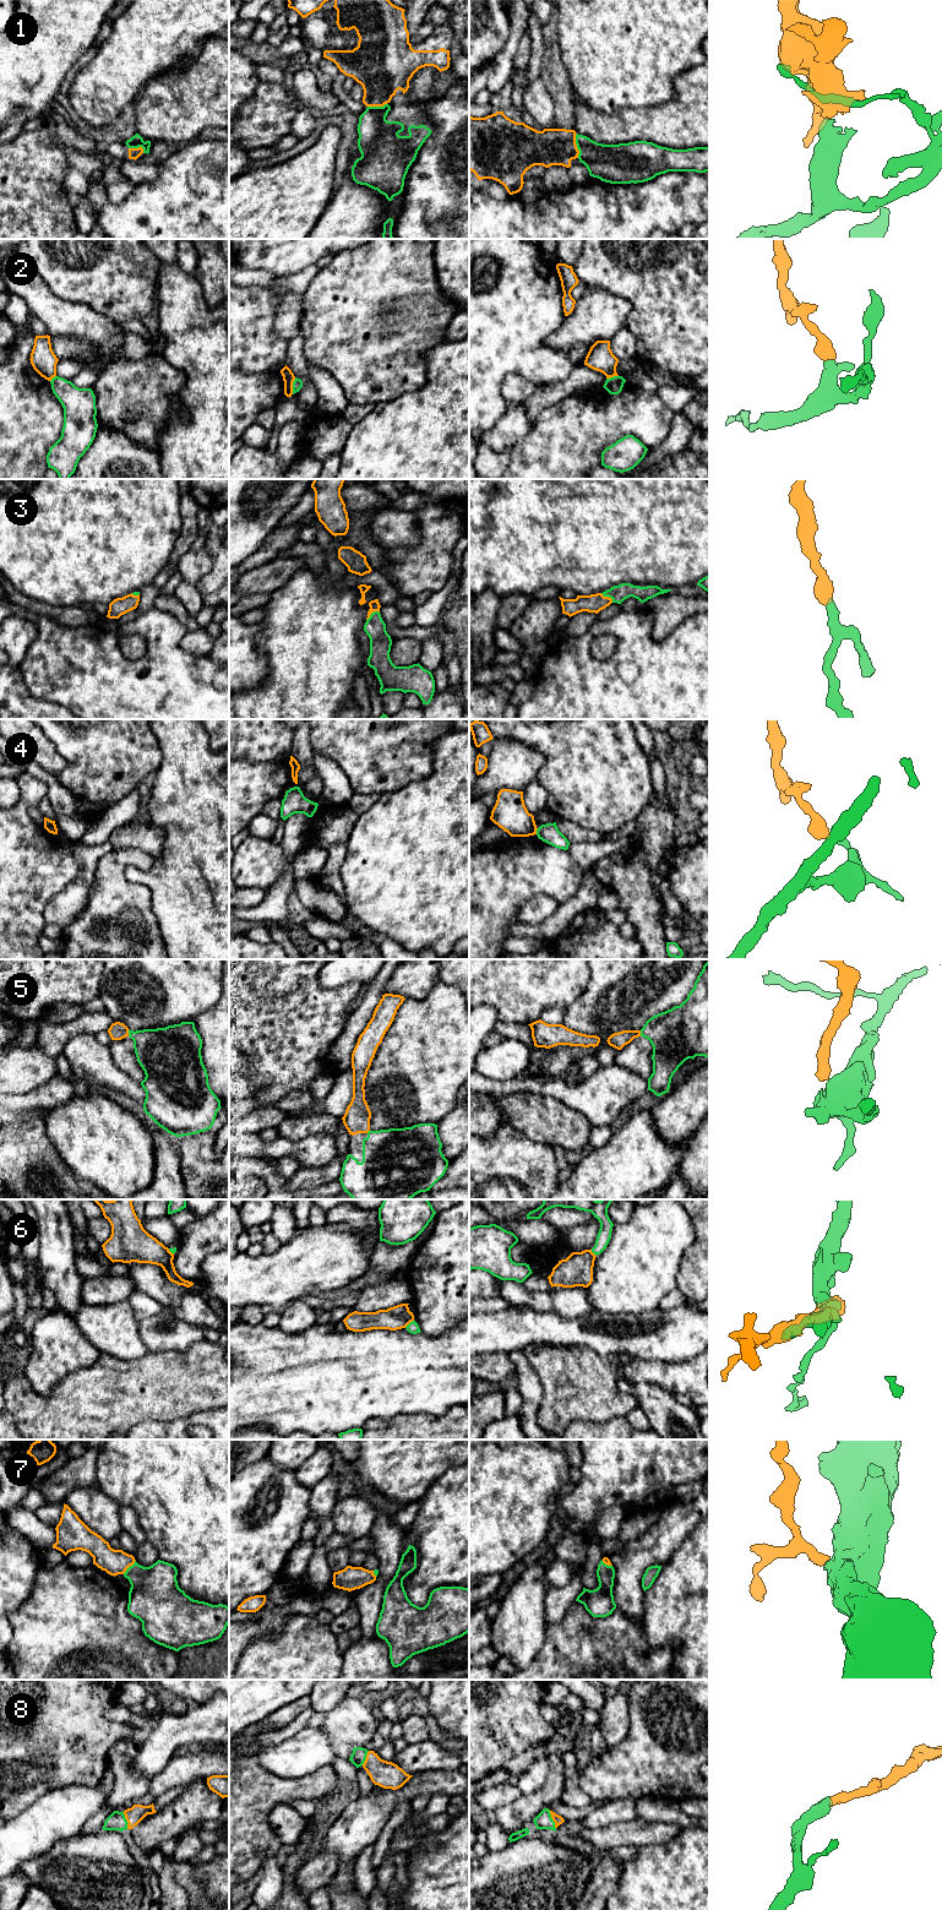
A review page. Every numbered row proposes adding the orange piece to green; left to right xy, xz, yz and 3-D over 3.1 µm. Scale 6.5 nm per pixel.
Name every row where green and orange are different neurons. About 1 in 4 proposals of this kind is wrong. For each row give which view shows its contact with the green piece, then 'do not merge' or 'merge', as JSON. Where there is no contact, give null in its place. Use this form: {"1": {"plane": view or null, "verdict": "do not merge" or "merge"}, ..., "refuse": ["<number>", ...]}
{"1": {"plane": "yz", "verdict": "merge"}, "2": {"plane": "xz", "verdict": "do not merge"}, "3": {"plane": "xz", "verdict": "merge"}, "4": {"plane": "yz", "verdict": "do not merge"}, "5": {"plane": "xy", "verdict": "merge"}, "6": {"plane": "xz", "verdict": "do not merge"}, "7": {"plane": "xy", "verdict": "merge"}, "8": {"plane": "yz", "verdict": "merge"}, "refuse": ["2", "4", "6"]}

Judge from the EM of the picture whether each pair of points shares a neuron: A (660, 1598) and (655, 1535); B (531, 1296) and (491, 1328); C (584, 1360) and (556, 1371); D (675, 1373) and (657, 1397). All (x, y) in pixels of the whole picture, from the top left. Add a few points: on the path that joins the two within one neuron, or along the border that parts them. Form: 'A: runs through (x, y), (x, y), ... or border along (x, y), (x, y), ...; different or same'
A: border along (680, 1545), (662, 1567); different
B: border along (511, 1305), (518, 1307); different
C: runs through (577, 1367), (573, 1371), (564, 1371); same
D: border along (635, 1382), (655, 1383), (673, 1394); different

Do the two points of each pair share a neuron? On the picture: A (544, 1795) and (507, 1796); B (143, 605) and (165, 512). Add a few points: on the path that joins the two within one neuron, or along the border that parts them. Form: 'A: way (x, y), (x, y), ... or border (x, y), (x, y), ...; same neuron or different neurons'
A: border (521, 1794), (513, 1801), (494, 1811); different neurons
B: border (152, 582), (139, 591); different neurons

